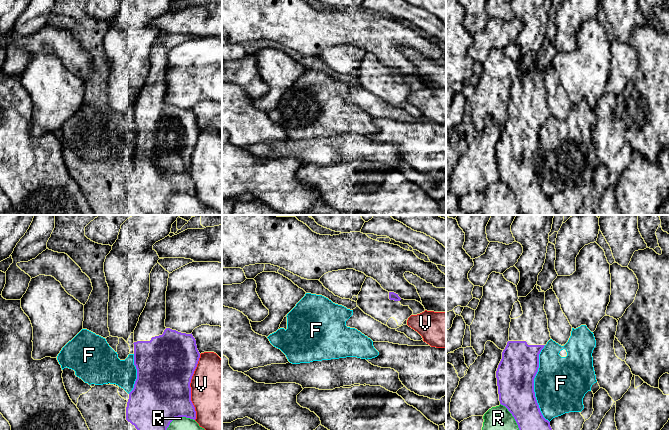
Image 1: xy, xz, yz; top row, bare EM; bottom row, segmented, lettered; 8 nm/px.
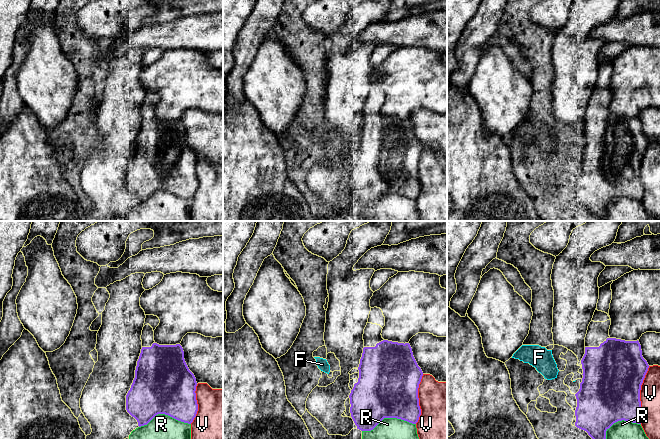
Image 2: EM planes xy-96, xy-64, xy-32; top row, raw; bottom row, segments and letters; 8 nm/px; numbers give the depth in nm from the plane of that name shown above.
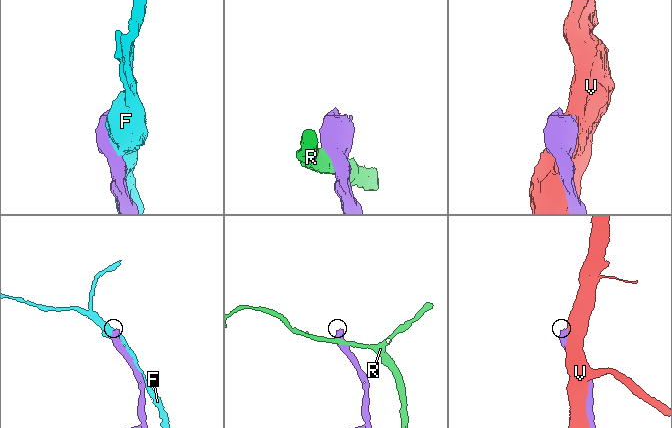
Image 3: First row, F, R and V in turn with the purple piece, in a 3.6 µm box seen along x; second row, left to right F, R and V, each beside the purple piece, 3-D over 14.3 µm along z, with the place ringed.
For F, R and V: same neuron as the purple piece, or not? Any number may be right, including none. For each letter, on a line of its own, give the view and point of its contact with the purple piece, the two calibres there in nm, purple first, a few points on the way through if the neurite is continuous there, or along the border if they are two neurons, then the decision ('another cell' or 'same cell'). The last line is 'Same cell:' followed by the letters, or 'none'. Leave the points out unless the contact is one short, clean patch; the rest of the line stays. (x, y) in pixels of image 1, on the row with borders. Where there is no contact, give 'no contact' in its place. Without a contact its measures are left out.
F: contact yz (533, 384); calibres 300 and 420 nm; another cell
R: contact xy (179, 416); calibres 460 and 110 nm; another cell
V: contact xy (190, 387); calibres 460 and 500 nm; another cell
Same cell: none

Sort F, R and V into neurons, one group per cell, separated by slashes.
F / R / V

